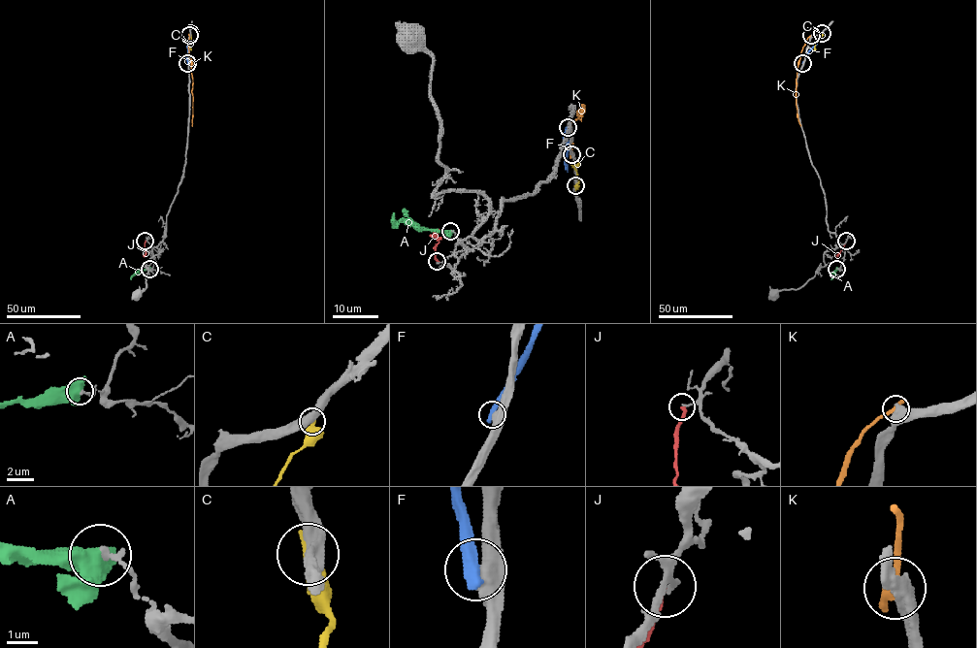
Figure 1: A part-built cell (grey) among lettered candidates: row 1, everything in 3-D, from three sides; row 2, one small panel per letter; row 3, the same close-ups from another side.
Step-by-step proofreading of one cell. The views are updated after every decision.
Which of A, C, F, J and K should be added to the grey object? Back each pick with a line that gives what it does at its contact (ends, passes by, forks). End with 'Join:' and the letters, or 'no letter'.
Join: no letter

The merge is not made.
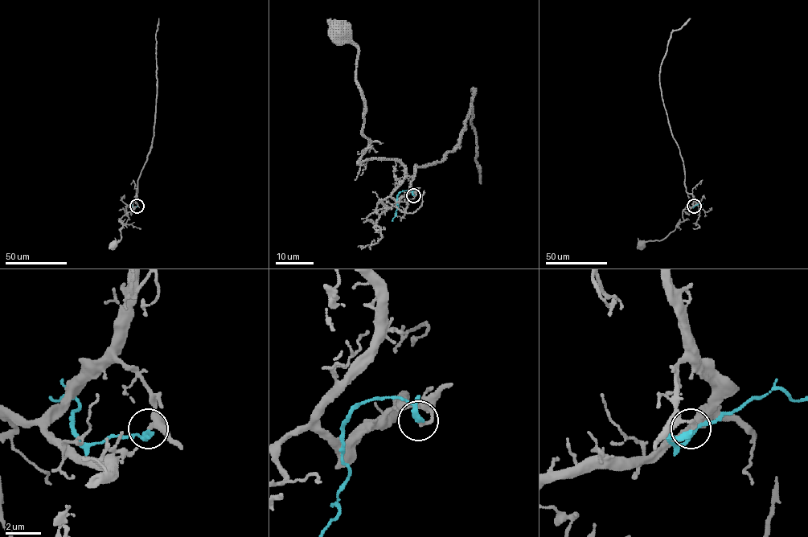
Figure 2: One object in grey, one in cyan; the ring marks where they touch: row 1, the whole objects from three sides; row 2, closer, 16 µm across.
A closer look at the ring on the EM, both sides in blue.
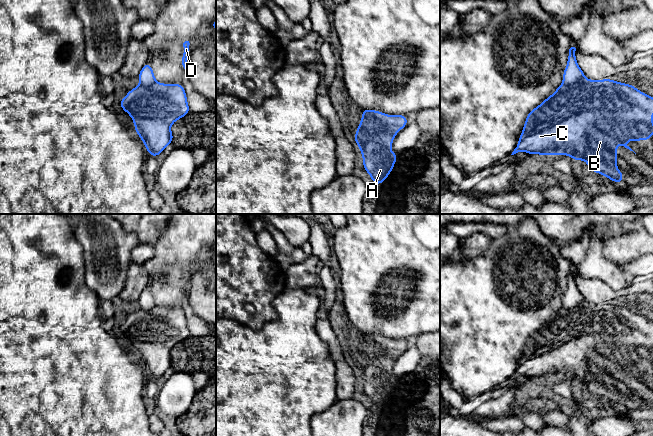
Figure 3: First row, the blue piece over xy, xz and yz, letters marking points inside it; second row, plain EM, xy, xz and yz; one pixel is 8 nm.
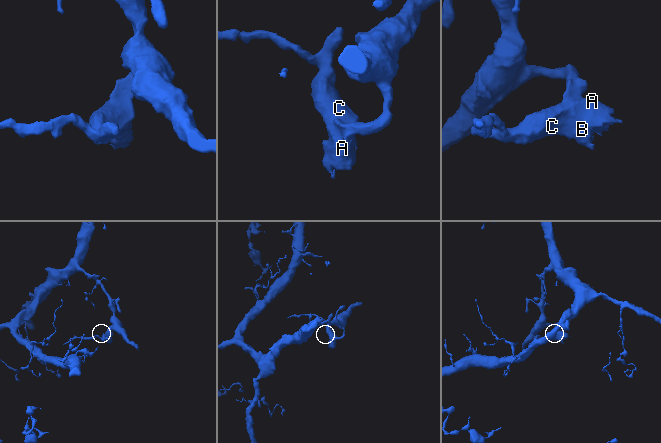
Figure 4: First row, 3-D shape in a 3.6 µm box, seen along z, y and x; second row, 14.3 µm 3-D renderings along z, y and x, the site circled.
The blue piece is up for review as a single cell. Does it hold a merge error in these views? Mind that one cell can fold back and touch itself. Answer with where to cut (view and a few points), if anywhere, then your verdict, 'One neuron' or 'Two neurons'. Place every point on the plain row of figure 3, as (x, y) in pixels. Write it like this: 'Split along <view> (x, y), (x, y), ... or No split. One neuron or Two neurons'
Split along xz (385, 351), (392, 350), (399, 354). Two neurons

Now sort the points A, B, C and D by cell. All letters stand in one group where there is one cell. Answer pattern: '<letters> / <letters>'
A B C / D

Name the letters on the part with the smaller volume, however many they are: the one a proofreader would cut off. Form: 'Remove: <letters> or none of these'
Remove: A, B, C

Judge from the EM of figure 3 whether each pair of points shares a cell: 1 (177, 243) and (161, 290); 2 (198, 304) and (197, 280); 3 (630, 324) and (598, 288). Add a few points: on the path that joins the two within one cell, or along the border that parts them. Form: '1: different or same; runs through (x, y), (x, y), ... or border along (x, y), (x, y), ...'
1: same; runs through (170, 255), (170, 275), (168, 279)
2: same; runs through (198, 298), (198, 286)
3: different; border along (609, 301), (596, 304), (586, 303)

